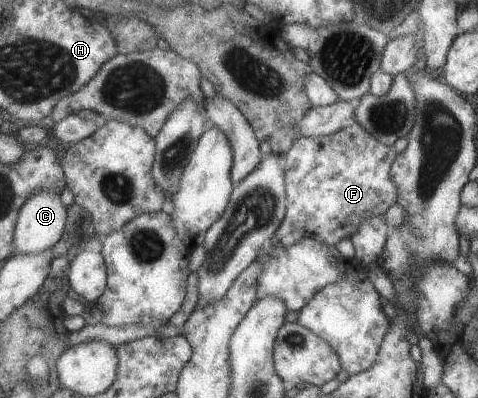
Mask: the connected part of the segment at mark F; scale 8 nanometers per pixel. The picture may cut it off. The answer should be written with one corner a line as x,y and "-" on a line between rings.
353,121
341,131
328,136
303,136
280,158
286,169
288,210
274,236
279,244
292,246
305,238
317,238
326,244
336,245
358,234
366,220
387,213
389,207
398,203
398,187
391,177
398,149
394,145
381,143
362,123

